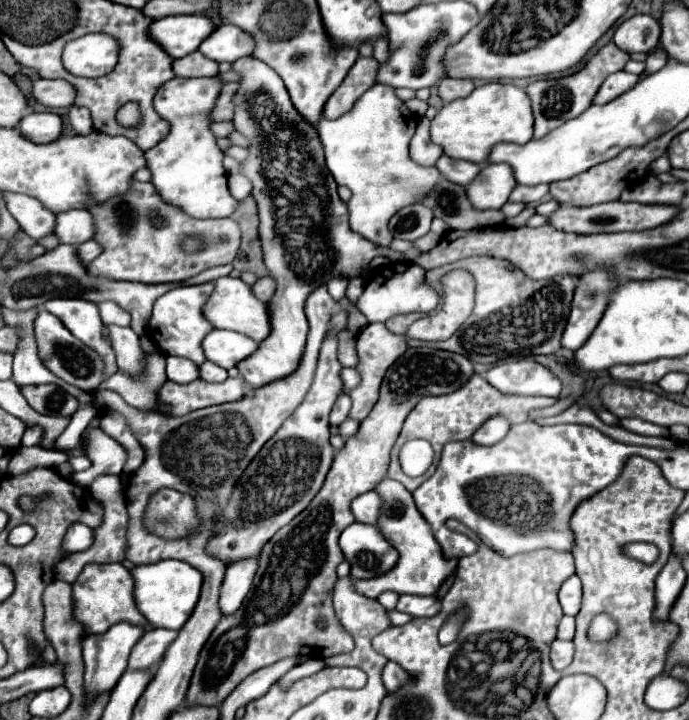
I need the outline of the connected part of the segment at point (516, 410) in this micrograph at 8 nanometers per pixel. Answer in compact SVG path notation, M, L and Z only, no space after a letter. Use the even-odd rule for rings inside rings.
M473 375L461 389L457 389L455 393L449 395L441 395L441 397L423 397L417 407L409 413L409 417L405 419L403 431L397 439L397 443L391 449L391 465L389 465L389 479L395 479L399 483L403 483L409 489L407 481L413 481L413 485L423 483L425 479L429 479L437 467L437 461L441 457L441 449L445 443L449 441L463 441L463 439L471 439L471 435L481 427L481 423L485 423L485 419L493 417L493 415L503 415L509 419L509 423L521 423L523 417L531 411L531 407L547 407L553 405L555 399L551 397L519 397L519 395L503 395L497 389L493 389L481 375ZM411 439L427 439L435 451L435 459L433 465L425 471L425 475L421 477L407 477L401 471L399 465L399 449L403 447L403 443L411 441Z

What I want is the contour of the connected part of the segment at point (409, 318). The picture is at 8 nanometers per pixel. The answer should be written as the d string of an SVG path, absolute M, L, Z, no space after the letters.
M411 313L411 315L401 315L401 317L393 317L393 319L389 319L385 325L387 325L389 331L393 331L393 333L397 333L397 335L399 335L399 333L403 335L413 321L415 321L415 313Z

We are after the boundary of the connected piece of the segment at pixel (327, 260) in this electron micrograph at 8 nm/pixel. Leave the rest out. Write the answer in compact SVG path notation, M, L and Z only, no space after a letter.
M251 55L237 59L233 69L243 77L241 87L233 97L233 123L237 131L251 141L249 159L243 163L243 175L253 183L251 195L259 205L263 259L271 277L277 279L277 291L269 301L273 331L259 343L257 353L237 365L241 377L251 387L261 387L289 377L289 373L299 367L309 331L303 313L309 291L327 283L333 275L361 275L361 267L379 255L391 261L405 261L405 257L365 241L365 237L351 231L347 205L339 199L337 183L325 167L317 129L295 111L281 77Z

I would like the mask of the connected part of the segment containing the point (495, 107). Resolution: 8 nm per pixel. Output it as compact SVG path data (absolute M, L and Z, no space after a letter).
M485 83L477 87L469 97L445 103L437 117L431 121L431 139L433 143L443 147L445 155L479 165L485 165L493 145L501 141L523 145L531 141L531 137L533 113L529 95L515 85L503 83Z

